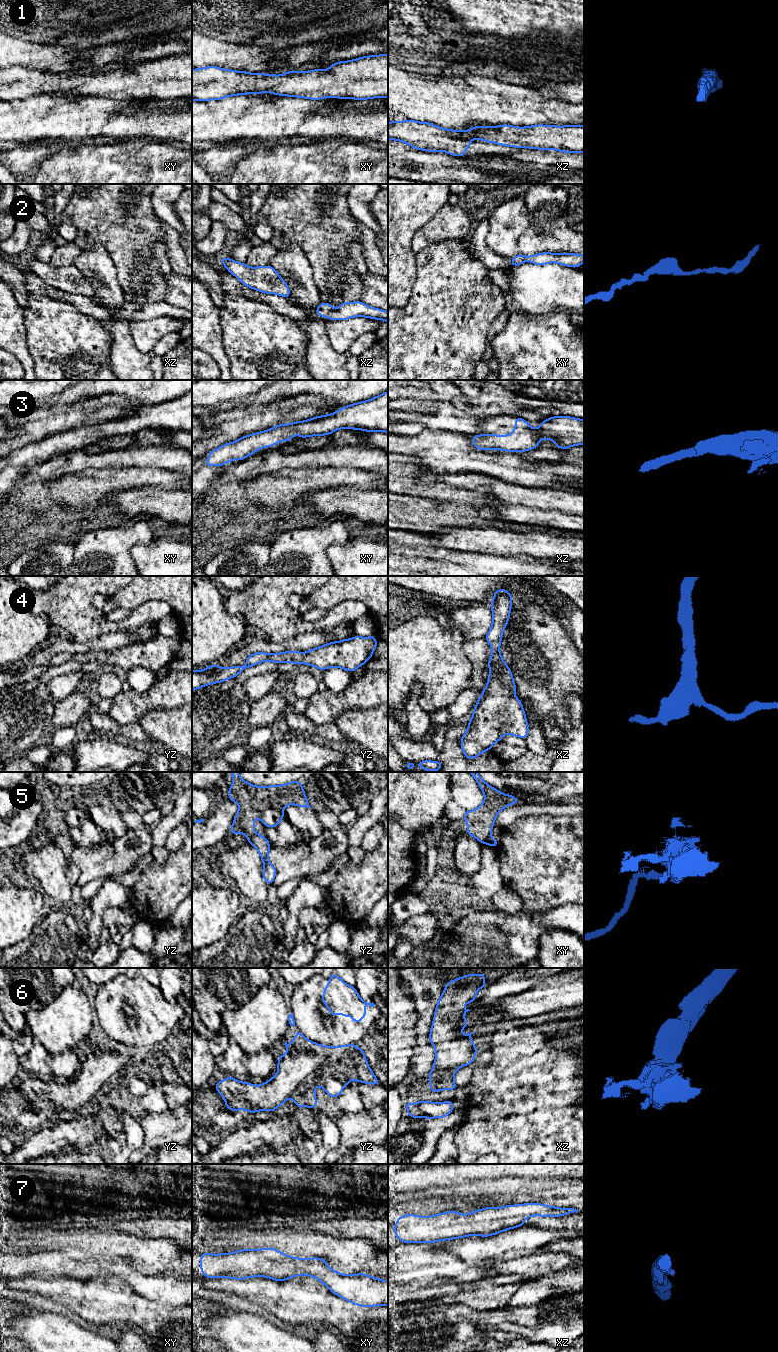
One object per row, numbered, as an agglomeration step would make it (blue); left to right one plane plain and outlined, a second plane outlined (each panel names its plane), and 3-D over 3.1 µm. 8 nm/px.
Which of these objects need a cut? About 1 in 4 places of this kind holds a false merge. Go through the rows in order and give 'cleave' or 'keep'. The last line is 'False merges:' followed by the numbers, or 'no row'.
1: keep
2: keep
3: keep
4: keep
5: cleave
6: cleave
7: keep
False merges: 5, 6

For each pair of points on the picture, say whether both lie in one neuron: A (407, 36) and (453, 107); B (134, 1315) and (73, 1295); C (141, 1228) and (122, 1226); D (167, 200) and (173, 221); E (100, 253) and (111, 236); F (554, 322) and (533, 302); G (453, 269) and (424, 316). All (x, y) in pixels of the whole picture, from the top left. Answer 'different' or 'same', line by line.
A: different
B: same
C: same
D: same
E: different
F: different
G: same

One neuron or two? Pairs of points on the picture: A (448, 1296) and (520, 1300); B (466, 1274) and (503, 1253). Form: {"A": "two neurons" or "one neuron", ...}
{"A": "one neuron", "B": "two neurons"}

